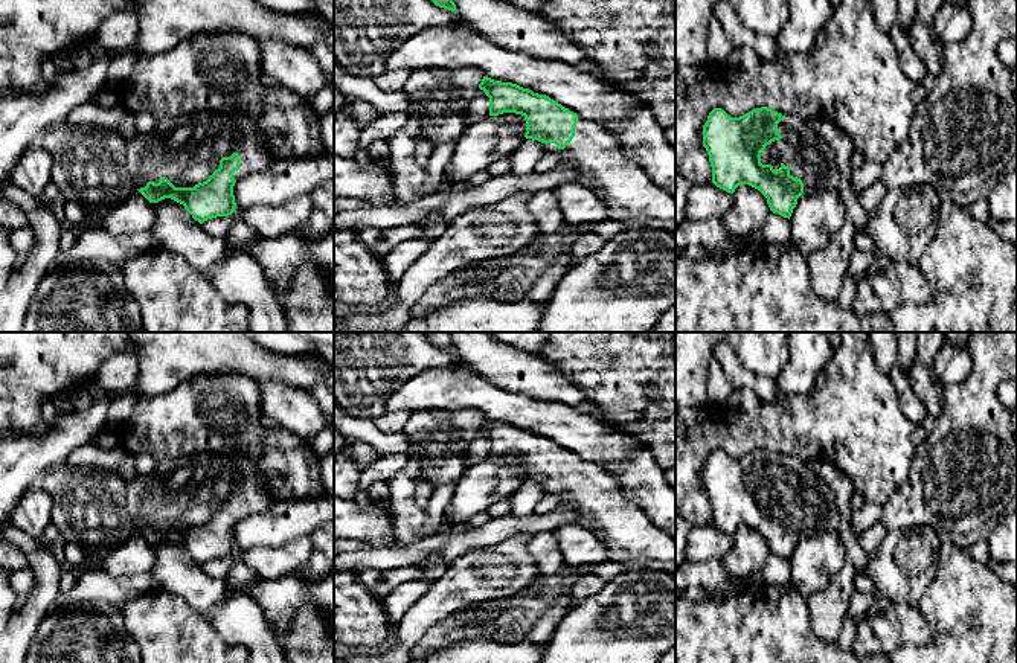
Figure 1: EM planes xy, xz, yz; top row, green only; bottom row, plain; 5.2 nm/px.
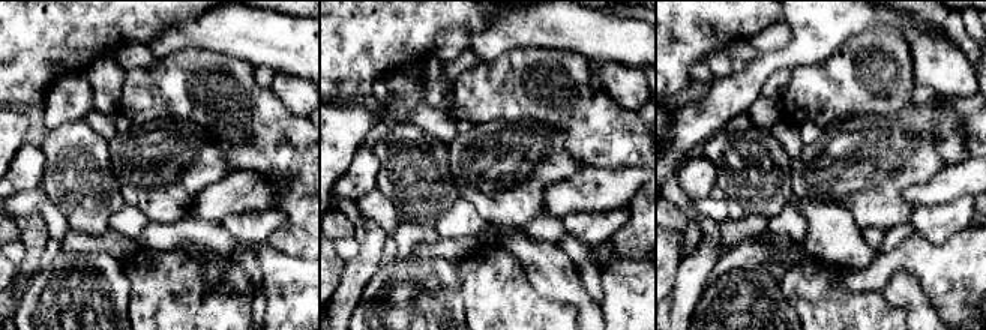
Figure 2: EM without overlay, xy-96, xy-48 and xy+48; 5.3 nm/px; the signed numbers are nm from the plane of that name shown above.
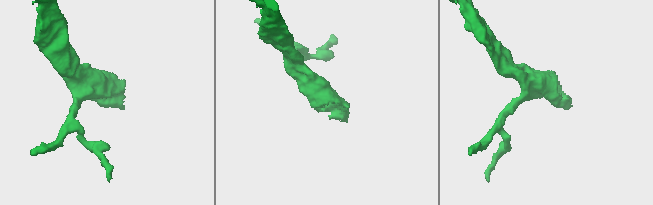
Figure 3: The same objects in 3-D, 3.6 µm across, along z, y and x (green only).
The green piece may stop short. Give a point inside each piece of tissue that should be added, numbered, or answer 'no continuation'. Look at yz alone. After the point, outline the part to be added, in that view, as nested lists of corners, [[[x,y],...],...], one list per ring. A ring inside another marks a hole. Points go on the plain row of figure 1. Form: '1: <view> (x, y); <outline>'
1: yz (810, 500); [[[785,459],[778,465],[779,482],[772,483],[761,494],[761,504],[772,506],[775,512],[784,504],[790,517],[804,524],[804,535],[829,530],[839,532],[840,511],[837,497],[829,486],[822,483],[816,472],[807,466]]]

